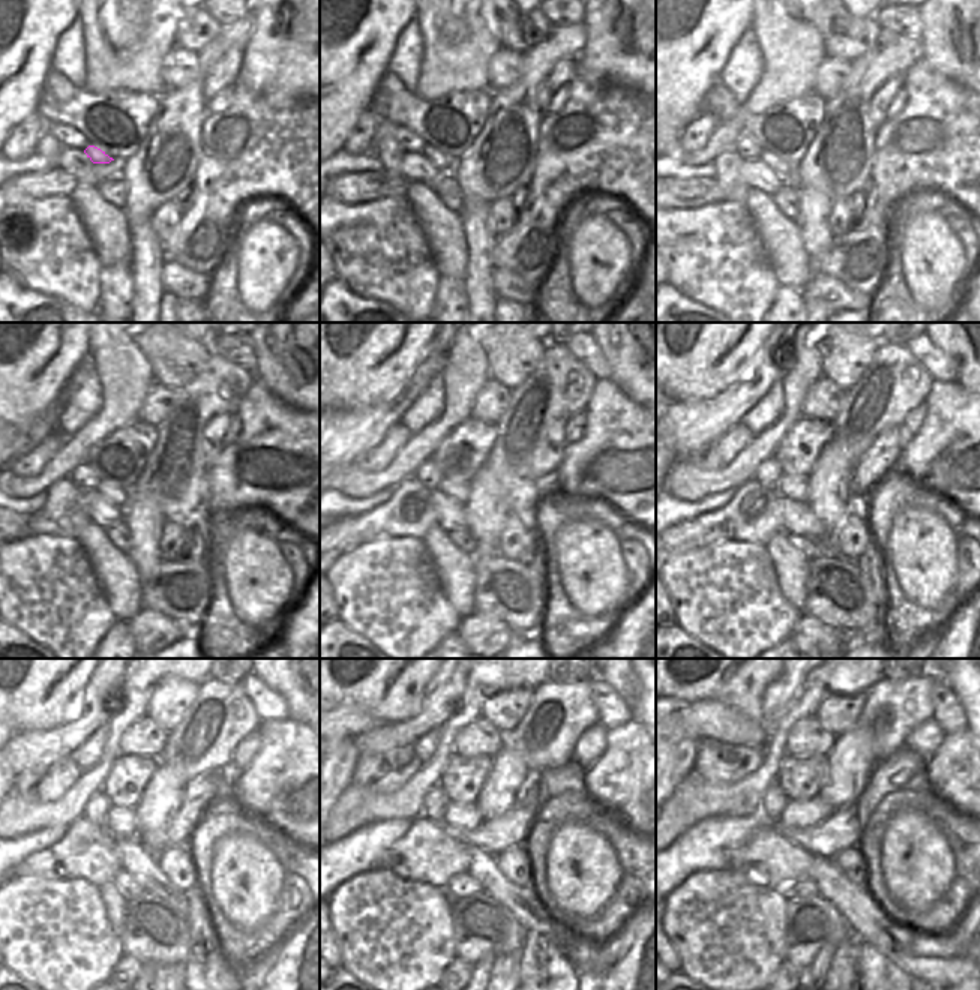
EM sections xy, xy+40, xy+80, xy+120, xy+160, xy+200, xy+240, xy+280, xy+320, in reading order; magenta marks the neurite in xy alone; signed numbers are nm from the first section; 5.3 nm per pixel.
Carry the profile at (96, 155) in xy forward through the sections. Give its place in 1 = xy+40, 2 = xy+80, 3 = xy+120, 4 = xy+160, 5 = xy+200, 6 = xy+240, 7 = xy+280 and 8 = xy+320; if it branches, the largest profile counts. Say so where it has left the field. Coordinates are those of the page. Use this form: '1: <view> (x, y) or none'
1: xy+40 (435, 158)
2: xy+80 (770, 158)
3: xy+120 (116, 495)
4: xy+160 (459, 491)
5: xy+200 (794, 488)
6: xy+240 (122, 822)
7: xy+280 (468, 816)
8: xy+320 (797, 813)

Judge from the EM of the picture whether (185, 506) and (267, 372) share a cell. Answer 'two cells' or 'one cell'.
two cells

